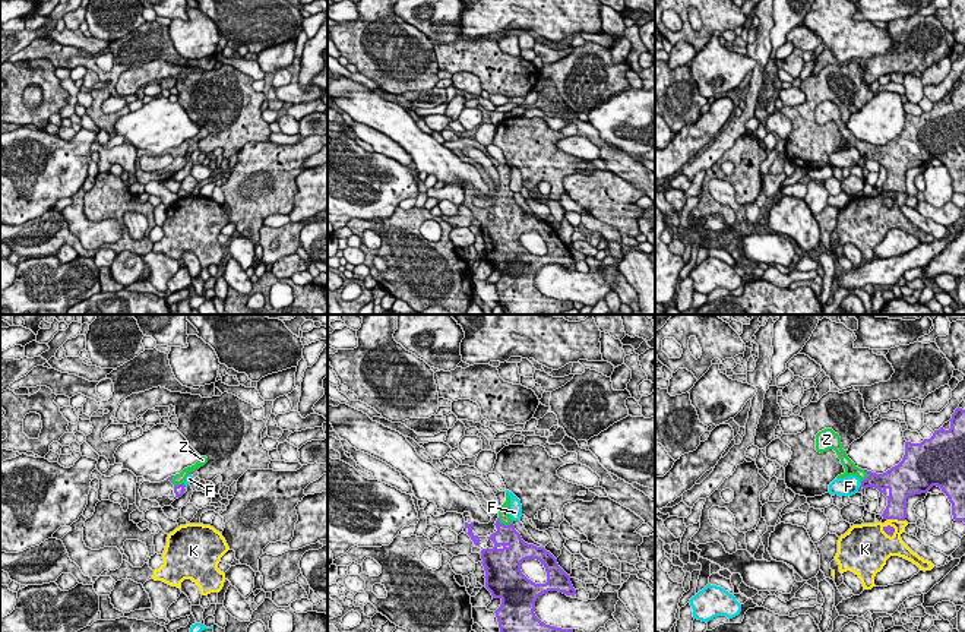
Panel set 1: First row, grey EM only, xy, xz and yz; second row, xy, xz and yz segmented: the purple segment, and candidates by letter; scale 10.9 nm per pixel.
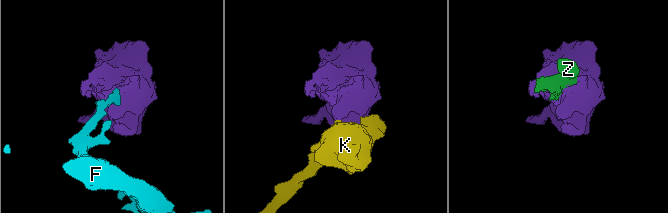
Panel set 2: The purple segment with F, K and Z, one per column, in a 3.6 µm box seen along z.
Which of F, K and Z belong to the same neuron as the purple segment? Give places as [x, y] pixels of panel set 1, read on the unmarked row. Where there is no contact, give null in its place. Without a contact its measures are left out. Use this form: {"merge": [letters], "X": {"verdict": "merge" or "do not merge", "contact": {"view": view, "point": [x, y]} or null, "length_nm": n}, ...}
{"merge": ["Z"], "F": {"verdict": "do not merge", "contact": {"view": "yz", "point": [861, 157]}, "length_nm": 60}, "K": {"verdict": "do not merge", "contact": {"view": "yz", "point": [897, 190]}, "length_nm": 190}, "Z": {"verdict": "merge", "contact": {"view": "xz", "point": [503, 196]}, "length_nm": 180}}

